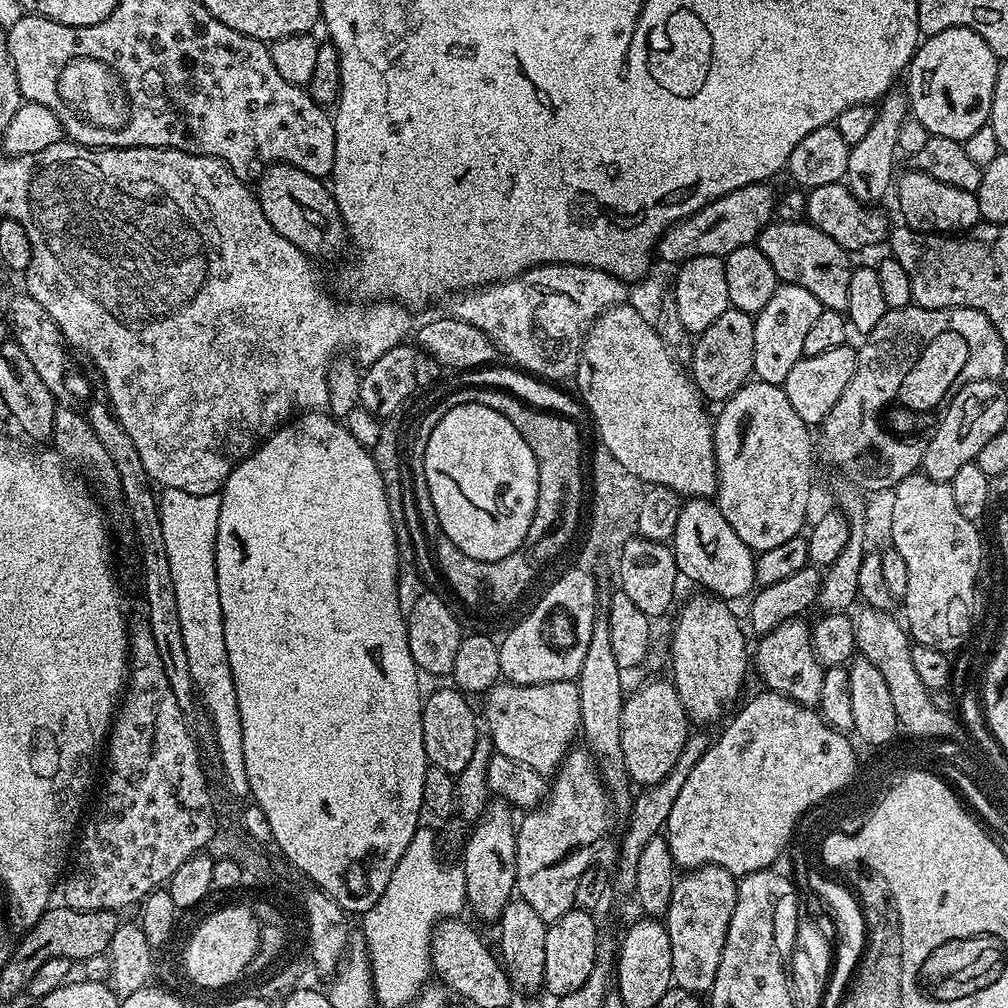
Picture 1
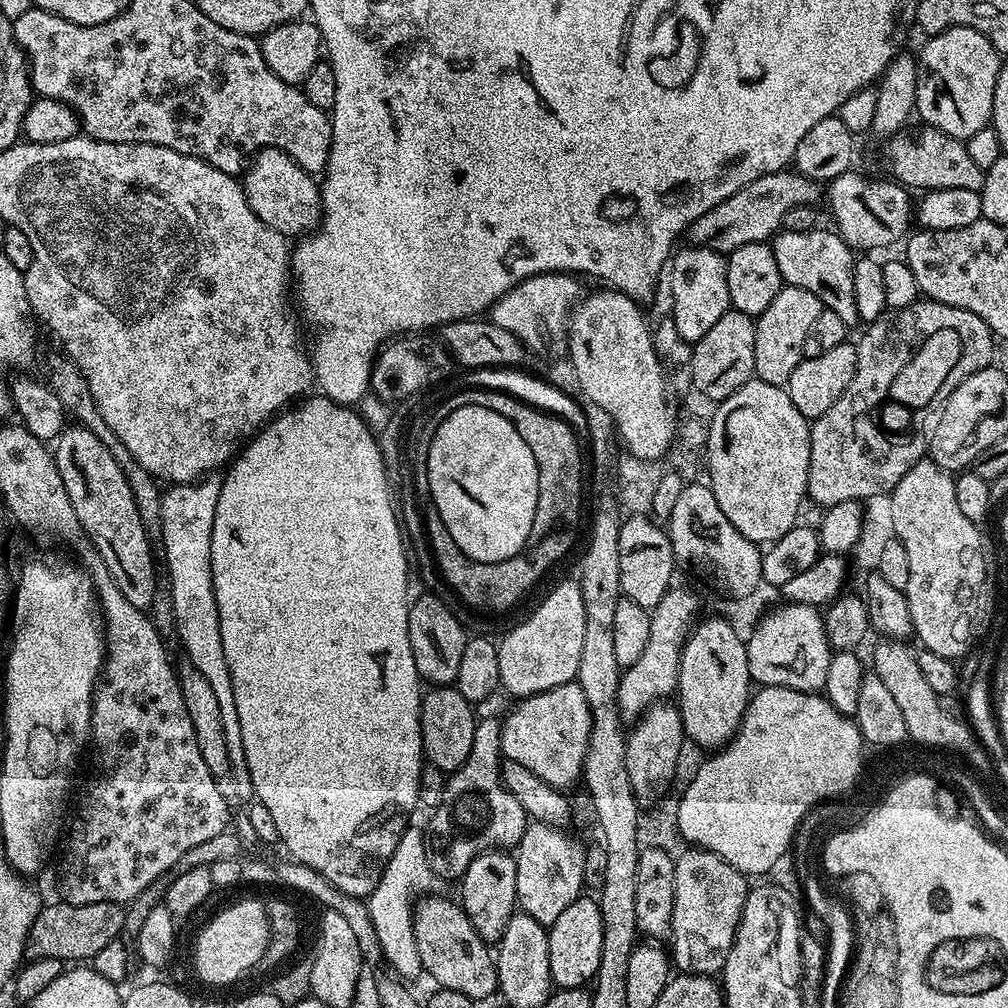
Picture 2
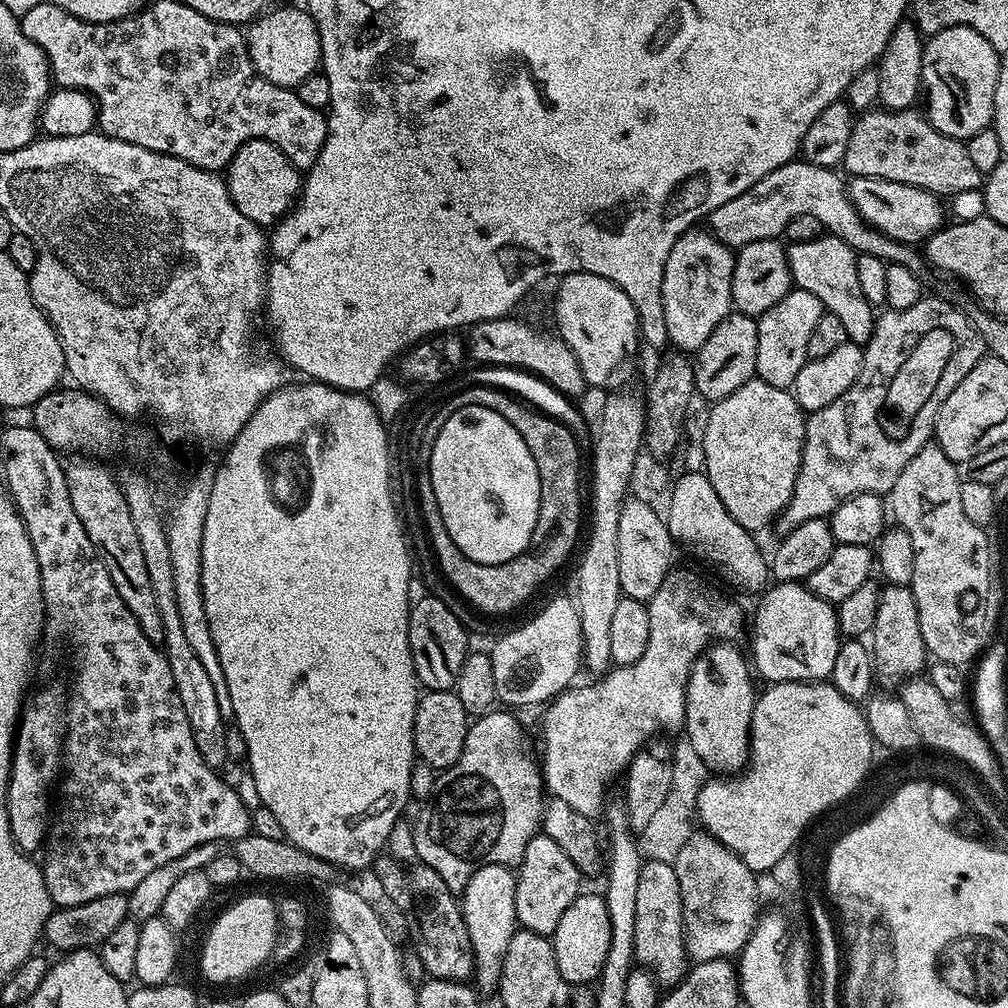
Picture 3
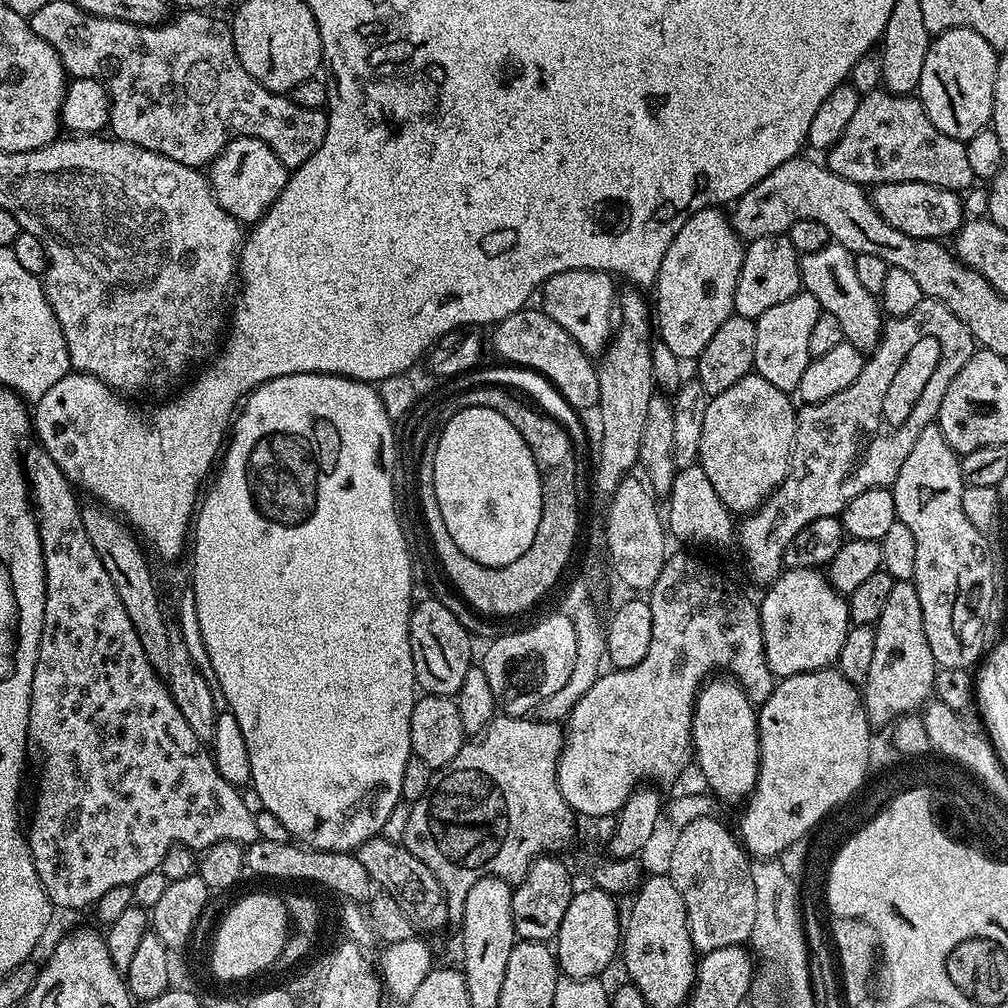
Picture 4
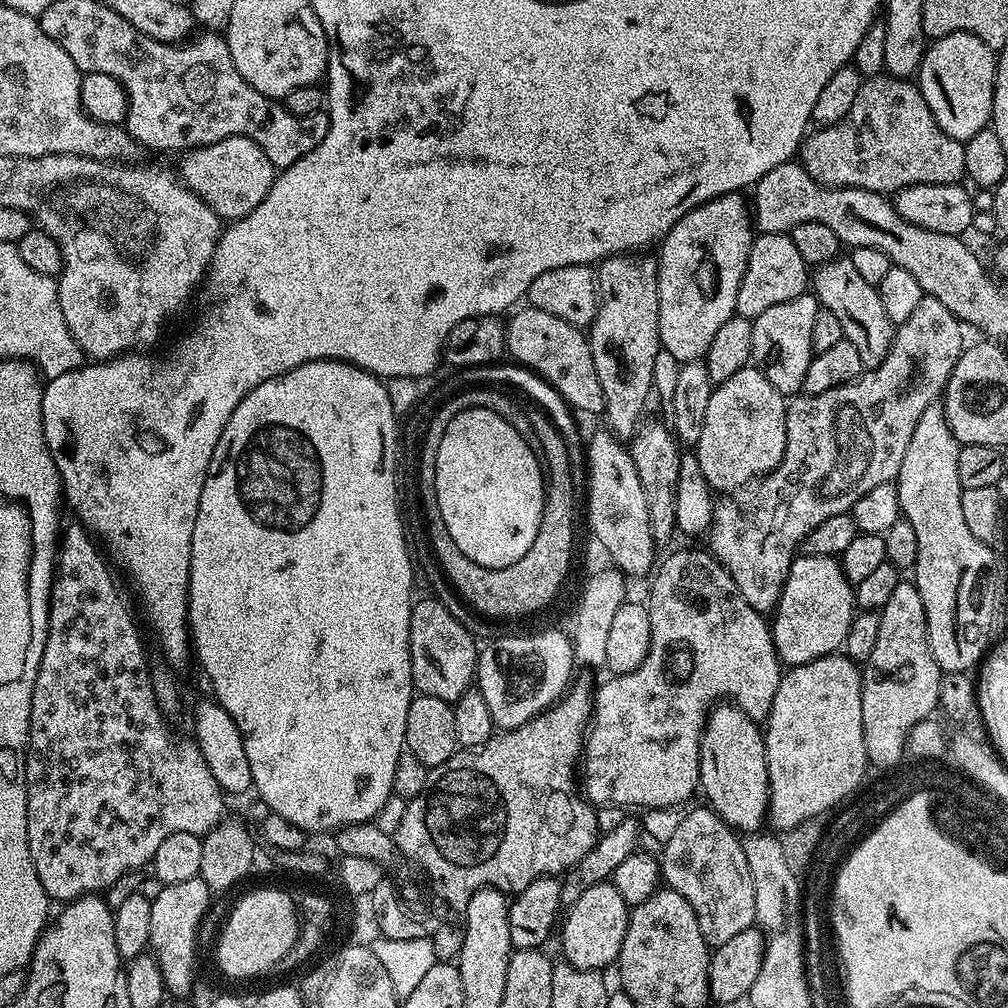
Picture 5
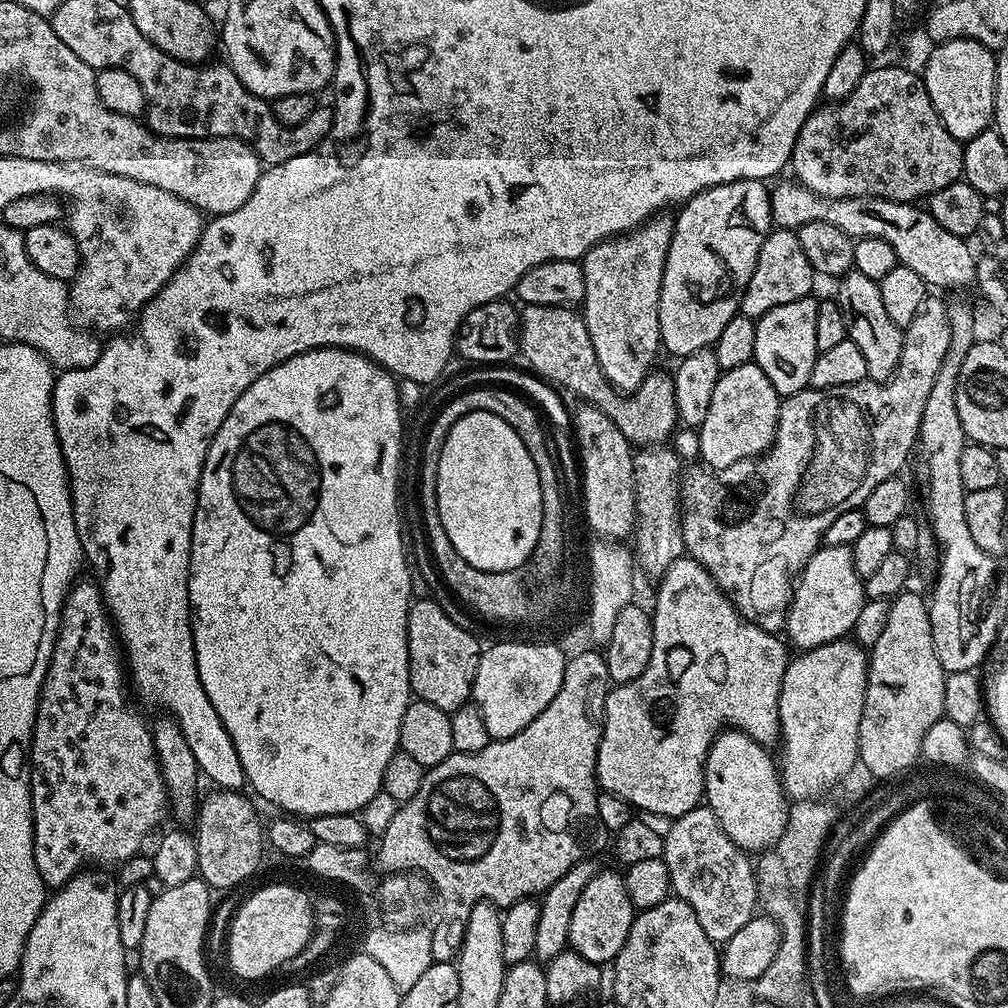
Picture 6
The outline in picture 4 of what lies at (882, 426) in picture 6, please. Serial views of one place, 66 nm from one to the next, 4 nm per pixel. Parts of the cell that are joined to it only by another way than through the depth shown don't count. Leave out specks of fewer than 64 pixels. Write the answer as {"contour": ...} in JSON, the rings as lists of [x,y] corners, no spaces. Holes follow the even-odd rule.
{"contour":[[[924,299],[922,302],[918,302],[918,306],[914,306],[914,310],[910,310],[910,314],[905,316],[891,317],[885,323],[884,334],[880,337],[880,345],[865,359],[864,369],[862,374],[858,374],[858,378],[850,386],[846,386],[846,390],[842,390],[842,394],[834,394],[834,398],[826,398],[826,402],[818,402],[817,404],[804,404],[803,407],[797,411],[796,414],[796,433],[794,434],[794,446],[792,447],[792,461],[788,467],[788,473],[783,482],[781,482],[775,492],[764,501],[764,504],[757,508],[754,514],[748,514],[743,517],[744,520],[739,521],[738,524],[738,542],[740,538],[740,548],[744,551],[744,560],[748,563],[748,572],[757,580],[761,586],[767,586],[780,575],[784,568],[784,551],[786,546],[790,546],[790,538],[794,538],[794,534],[798,534],[798,530],[802,530],[802,526],[806,526],[810,522],[814,522],[814,518],[826,518],[827,516],[839,516],[844,511],[844,507],[848,505],[854,498],[858,498],[858,494],[862,494],[866,490],[871,488],[887,488],[892,485],[898,478],[898,470],[902,470],[902,462],[906,462],[906,454],[910,454],[911,448],[914,446],[914,441],[917,440],[918,434],[922,434],[922,430],[926,430],[928,424],[933,423],[940,415],[940,403],[942,398],[946,394],[945,388],[928,388],[926,394],[924,394],[924,400],[920,402],[920,406],[916,408],[914,416],[906,416],[904,414],[904,408],[902,408],[902,416],[896,414],[896,410],[892,408],[894,404],[884,404],[884,398],[890,398],[888,402],[892,402],[892,398],[898,398],[902,396],[902,402],[904,402],[904,396],[906,394],[898,394],[898,388],[926,388],[926,378],[942,378],[946,382],[954,382],[954,374],[958,374],[958,370],[962,370],[962,366],[966,366],[966,362],[970,362],[972,353],[977,351],[978,345],[973,340],[970,330],[961,320],[951,312],[946,306],[942,306],[937,300]],[[906,364],[928,364],[926,370],[918,370],[912,372],[912,370],[906,370],[902,366]]]}

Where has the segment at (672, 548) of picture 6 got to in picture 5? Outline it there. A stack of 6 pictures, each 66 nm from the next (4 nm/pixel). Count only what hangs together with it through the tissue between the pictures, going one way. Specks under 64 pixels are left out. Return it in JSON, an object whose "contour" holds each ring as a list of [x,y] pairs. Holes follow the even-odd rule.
{"contour":[[[652,420],[641,423],[630,440],[630,451],[634,458],[634,470],[642,481],[642,494],[646,494],[646,506],[650,514],[650,530],[657,542],[664,542],[677,531],[675,518],[675,494],[678,486],[679,458],[681,445],[666,423]]]}

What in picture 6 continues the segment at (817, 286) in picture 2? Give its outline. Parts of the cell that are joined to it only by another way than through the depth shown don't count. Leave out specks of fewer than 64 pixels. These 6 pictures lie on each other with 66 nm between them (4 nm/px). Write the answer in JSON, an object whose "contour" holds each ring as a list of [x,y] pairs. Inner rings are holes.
{"contour":[[[855,270],[839,277],[834,293],[834,299],[846,318],[846,330],[848,339],[862,350],[862,358],[866,358],[866,370],[868,379],[888,380],[898,366],[898,358],[902,358],[902,346],[904,345],[904,329],[886,315],[886,309],[882,302],[880,285],[877,281],[866,278],[866,274]]]}

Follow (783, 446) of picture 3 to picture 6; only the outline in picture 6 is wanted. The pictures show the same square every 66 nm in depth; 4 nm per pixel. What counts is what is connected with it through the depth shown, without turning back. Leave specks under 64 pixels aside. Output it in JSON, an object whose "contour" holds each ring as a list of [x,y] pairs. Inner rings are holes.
{"contour":[[[754,362],[721,372],[718,386],[714,386],[711,395],[705,421],[698,427],[702,437],[699,459],[709,469],[723,470],[739,460],[763,456],[776,437],[781,403],[782,397],[774,390],[770,378],[766,378],[766,374],[762,374]]]}

